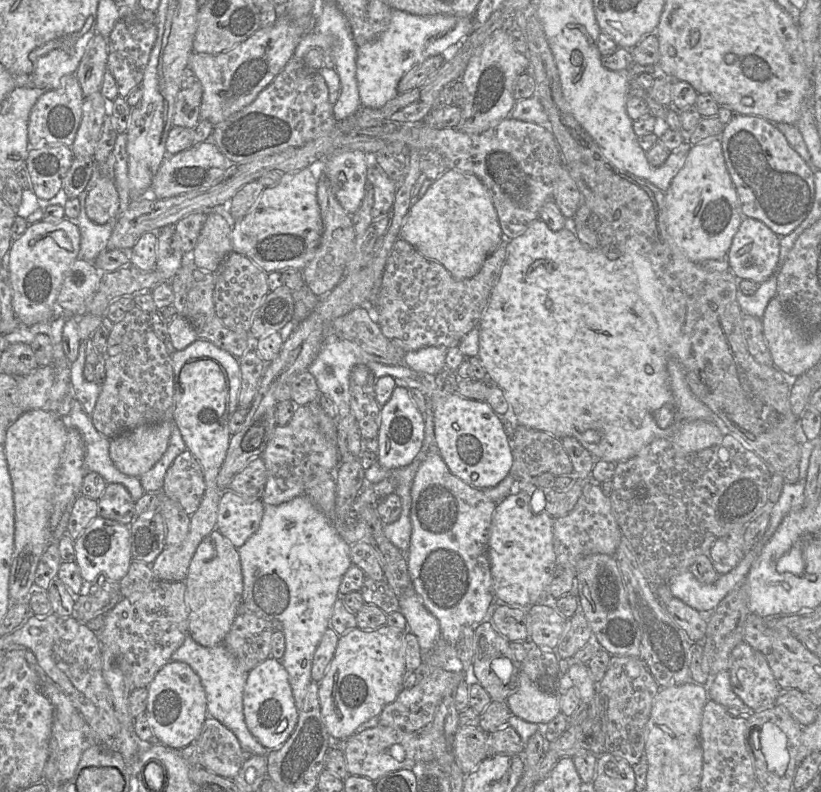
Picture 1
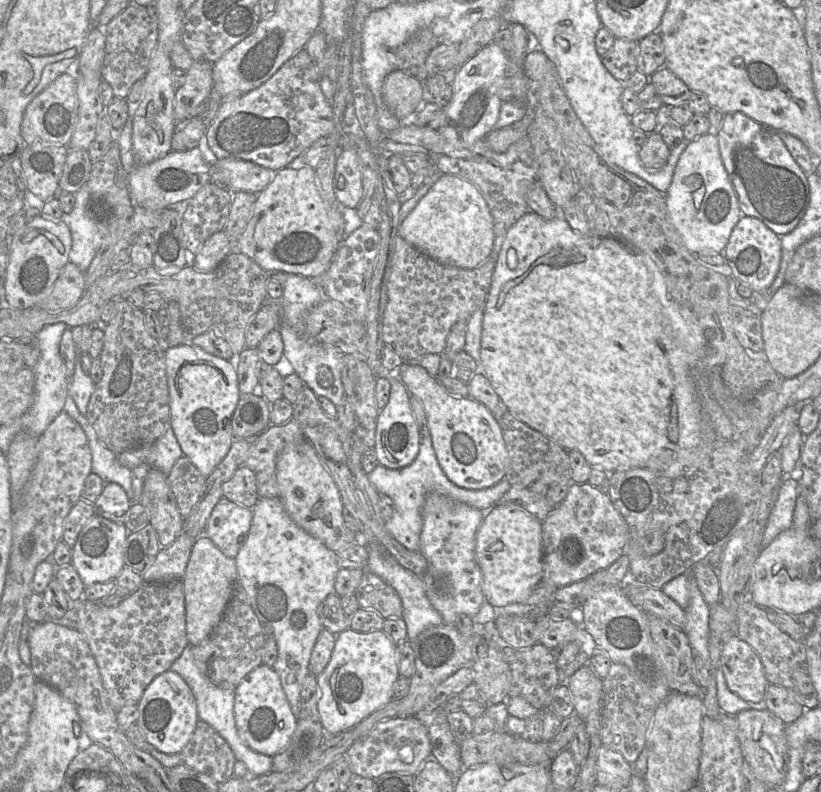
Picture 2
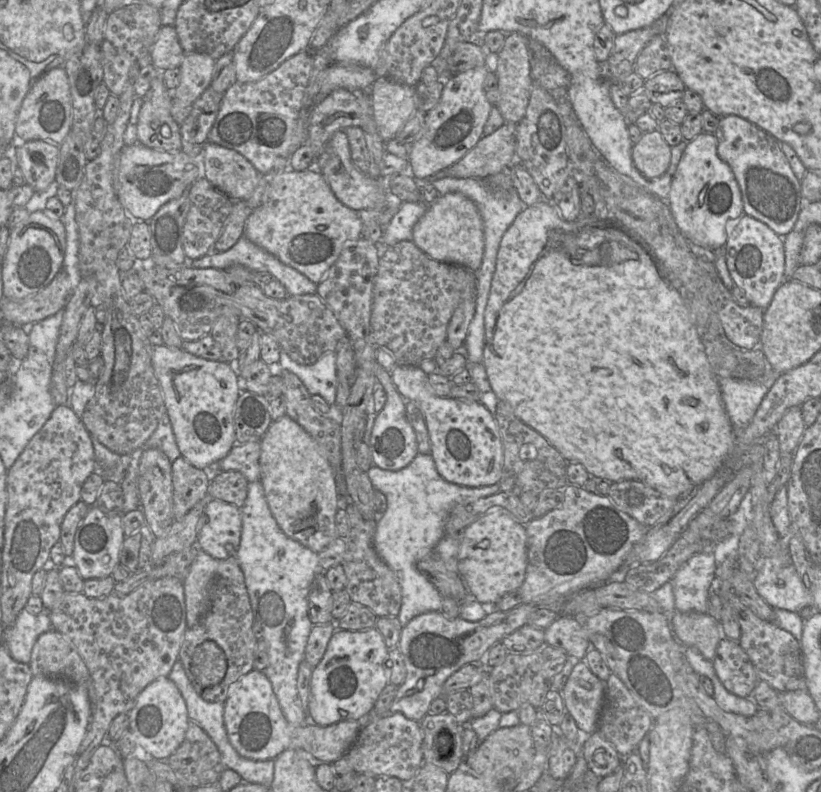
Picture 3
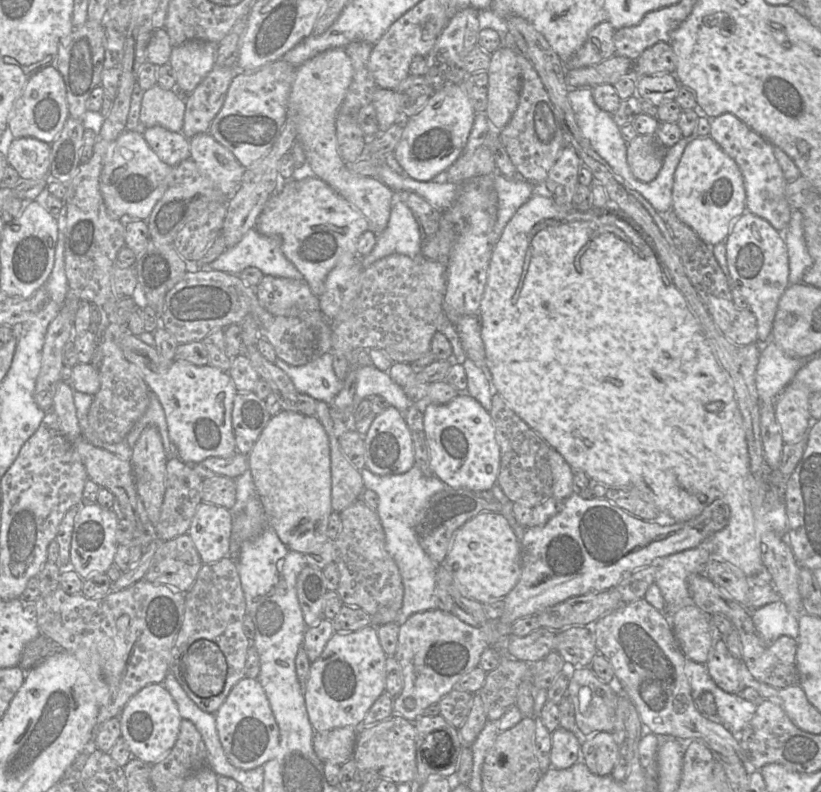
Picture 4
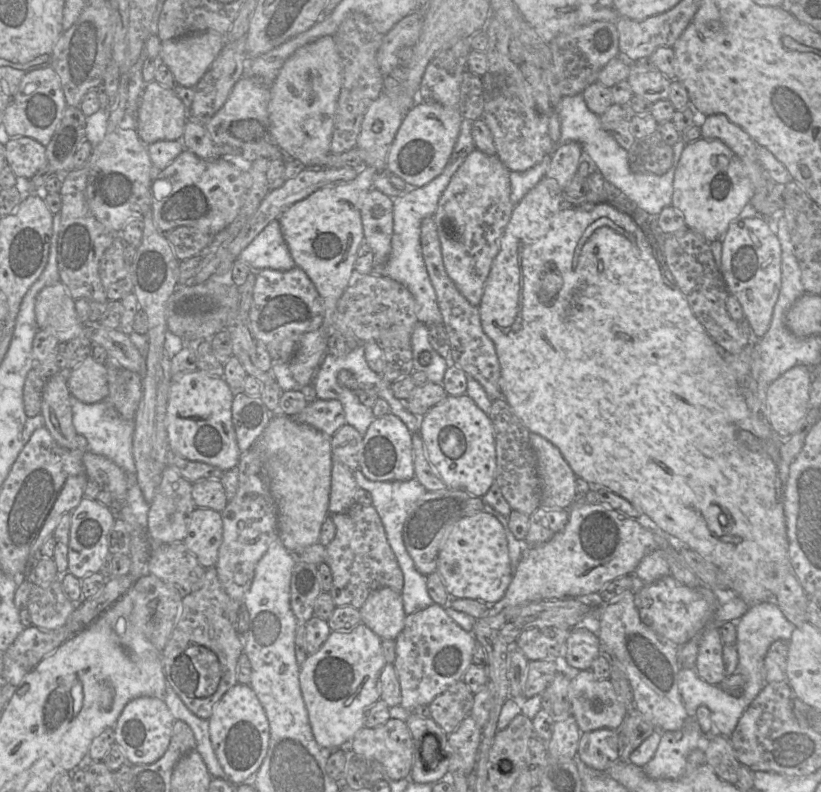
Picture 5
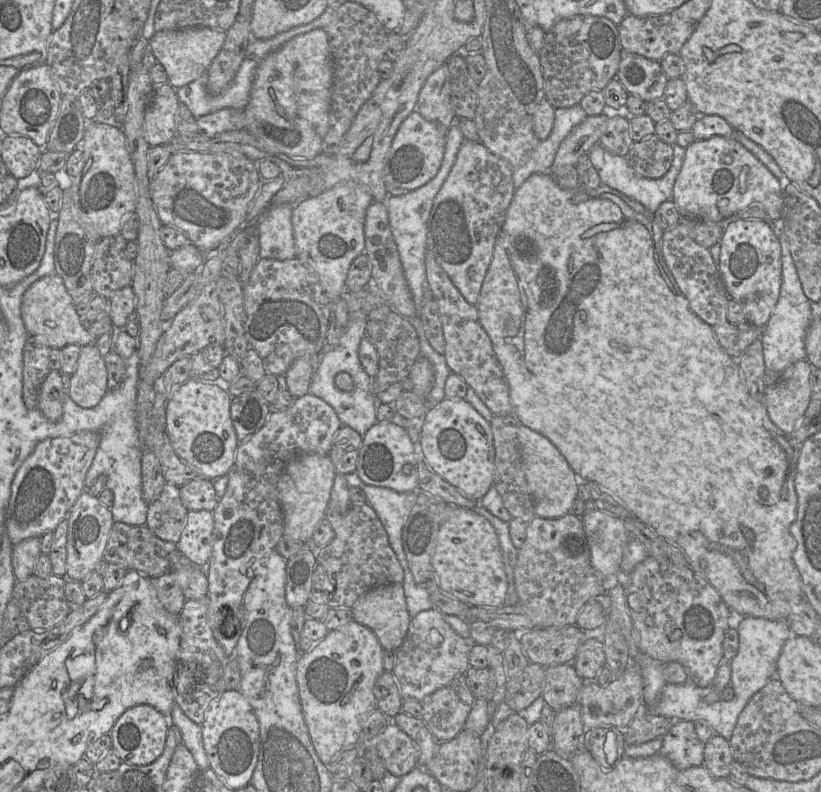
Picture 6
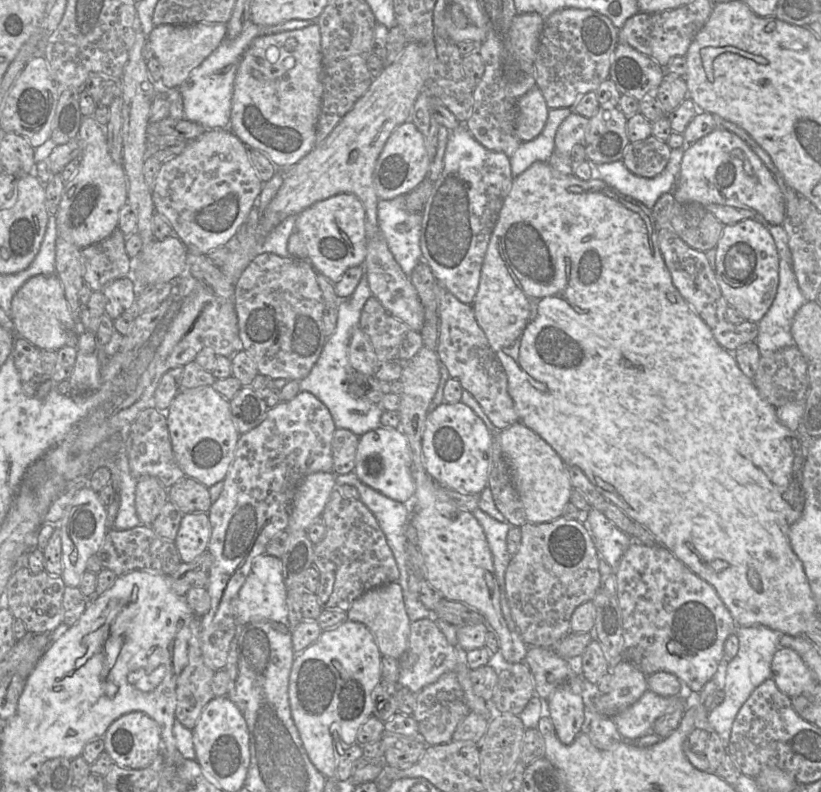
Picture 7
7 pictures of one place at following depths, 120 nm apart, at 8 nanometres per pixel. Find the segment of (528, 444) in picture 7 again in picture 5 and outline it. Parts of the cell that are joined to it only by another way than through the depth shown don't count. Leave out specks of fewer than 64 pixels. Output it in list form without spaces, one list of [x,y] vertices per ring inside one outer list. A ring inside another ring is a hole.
[[[530,431],[530,440],[541,480],[540,506],[546,509],[569,509],[576,494],[576,474],[559,448],[549,439]]]

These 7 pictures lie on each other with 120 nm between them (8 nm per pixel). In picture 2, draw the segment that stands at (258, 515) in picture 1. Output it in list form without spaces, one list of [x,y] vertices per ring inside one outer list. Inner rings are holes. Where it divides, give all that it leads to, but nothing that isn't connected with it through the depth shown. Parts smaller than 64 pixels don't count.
[[[221,498],[213,508],[205,535],[227,557],[235,559],[252,522],[252,508]]]

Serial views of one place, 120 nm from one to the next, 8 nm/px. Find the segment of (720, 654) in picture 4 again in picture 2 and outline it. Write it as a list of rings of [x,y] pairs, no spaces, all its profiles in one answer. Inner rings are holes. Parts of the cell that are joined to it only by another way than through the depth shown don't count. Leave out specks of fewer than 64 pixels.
[[[732,636],[722,646],[719,668],[723,671],[729,690],[748,703],[763,703],[769,682],[758,654],[740,637]]]

